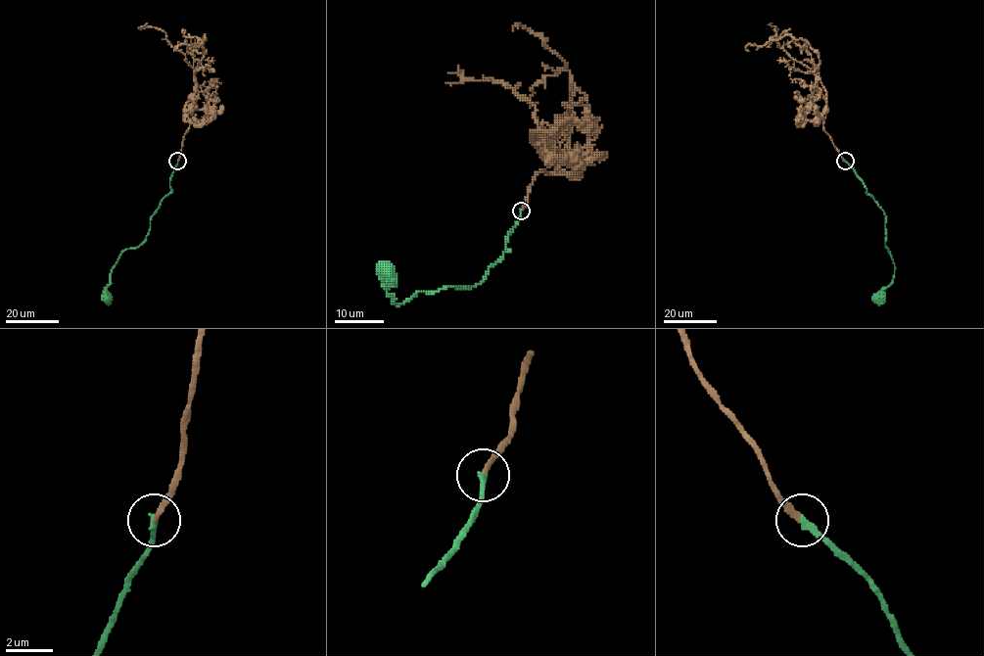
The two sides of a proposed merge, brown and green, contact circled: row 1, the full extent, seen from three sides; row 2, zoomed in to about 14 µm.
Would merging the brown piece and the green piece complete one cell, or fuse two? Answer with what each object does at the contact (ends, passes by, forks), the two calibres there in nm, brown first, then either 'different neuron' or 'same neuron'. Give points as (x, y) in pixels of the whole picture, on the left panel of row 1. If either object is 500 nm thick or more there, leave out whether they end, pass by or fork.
brown ends; green ends; calibres 220 and 280 nm; same neuron

